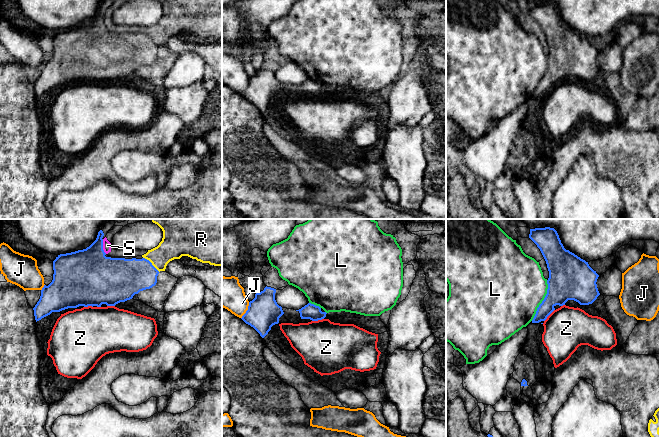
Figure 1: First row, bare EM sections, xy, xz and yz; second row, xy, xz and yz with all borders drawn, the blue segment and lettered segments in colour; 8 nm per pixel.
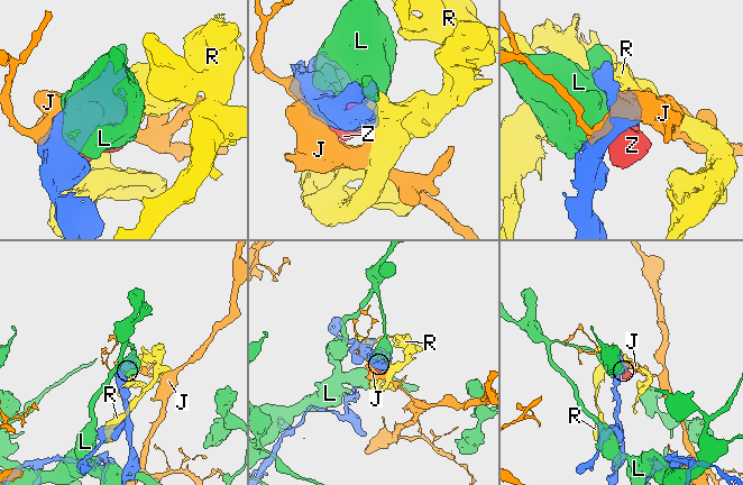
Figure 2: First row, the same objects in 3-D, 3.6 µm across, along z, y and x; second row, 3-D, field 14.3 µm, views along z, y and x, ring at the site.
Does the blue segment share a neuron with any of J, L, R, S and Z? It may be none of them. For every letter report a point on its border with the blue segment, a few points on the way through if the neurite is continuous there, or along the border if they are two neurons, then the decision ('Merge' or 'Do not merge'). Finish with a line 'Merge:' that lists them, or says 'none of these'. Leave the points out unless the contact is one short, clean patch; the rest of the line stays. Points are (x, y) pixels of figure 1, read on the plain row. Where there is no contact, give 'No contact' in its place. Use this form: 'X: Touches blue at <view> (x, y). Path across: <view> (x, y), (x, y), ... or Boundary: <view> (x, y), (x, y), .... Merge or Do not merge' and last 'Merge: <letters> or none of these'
J: Touches blue at xz (247, 86). Do not merge
L: Touches blue at yz (543, 76). Do not merge
R: Touches blue at xy (151, 39). Do not merge
S: Touches blue at xy (102, 22). Boundary: xy (102, 15), (102, 25), (106, 29). Do not merge
Z: Touches blue at xz (317, 96). Merge
Merge: Z

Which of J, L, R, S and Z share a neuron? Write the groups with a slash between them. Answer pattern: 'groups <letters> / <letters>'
groups J / L / R S / Z

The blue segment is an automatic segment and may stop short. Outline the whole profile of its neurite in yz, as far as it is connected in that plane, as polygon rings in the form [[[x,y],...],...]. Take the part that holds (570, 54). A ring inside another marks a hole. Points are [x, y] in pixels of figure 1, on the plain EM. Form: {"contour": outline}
{"contour": [[[554,4],[530,5],[529,14],[540,25],[549,47],[547,70],[532,99],[545,97],[556,81],[563,82],[568,76],[589,81],[597,75],[599,51],[588,38],[564,24]]]}

